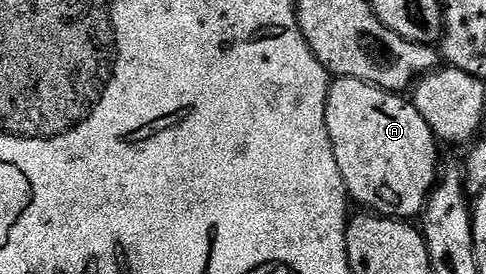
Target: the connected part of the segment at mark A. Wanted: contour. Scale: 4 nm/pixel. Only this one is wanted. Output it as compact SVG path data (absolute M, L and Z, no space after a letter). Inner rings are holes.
M335 78L328 87L326 131L330 135L334 159L338 159L338 171L342 171L349 198L355 204L358 202L368 207L367 210L377 216L392 217L396 220L410 221L414 219L412 217L417 218L423 212L438 180L438 142L426 119L418 115L407 96L389 93L388 90L379 89L377 85L371 85L362 79Z

